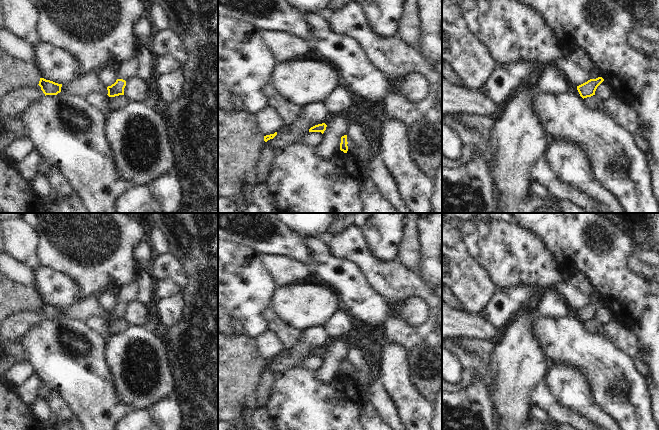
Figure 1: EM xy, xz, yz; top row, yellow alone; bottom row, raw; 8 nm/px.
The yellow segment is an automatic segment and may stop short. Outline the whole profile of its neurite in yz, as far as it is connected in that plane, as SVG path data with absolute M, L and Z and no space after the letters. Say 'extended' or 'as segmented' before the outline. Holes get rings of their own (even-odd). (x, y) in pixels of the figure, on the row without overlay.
extended; M594 292L591 296L591 303L577 310L580 320L584 323L595 319L597 311L604 305L597 293Z

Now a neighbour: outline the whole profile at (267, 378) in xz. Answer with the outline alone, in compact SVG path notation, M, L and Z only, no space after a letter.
M264 367L260 382L258 385L258 397L256 400L256 404L258 407L265 407L269 398L270 390L272 388L272 385L275 381L276 377L274 376L271 369L268 367Z

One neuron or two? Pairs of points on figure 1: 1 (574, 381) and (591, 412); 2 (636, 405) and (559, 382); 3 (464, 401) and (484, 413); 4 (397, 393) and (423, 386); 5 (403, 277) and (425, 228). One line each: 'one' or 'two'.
1: one
2: two
3: one
4: two
5: two

